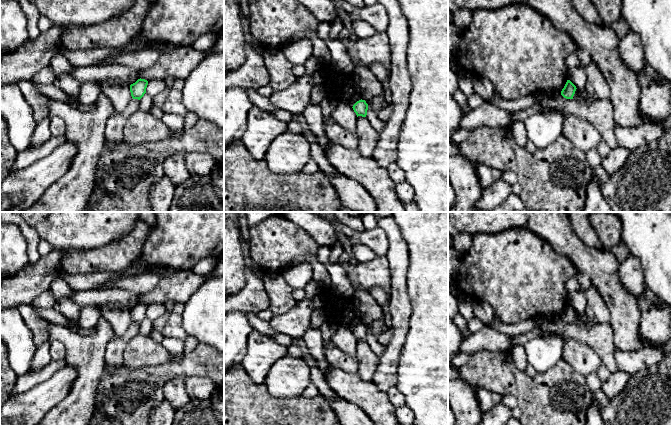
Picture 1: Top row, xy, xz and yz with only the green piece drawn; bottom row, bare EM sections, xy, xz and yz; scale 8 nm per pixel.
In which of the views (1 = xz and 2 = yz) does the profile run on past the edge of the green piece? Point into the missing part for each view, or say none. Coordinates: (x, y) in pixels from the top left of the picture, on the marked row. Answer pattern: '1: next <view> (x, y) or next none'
1: next none
2: next none

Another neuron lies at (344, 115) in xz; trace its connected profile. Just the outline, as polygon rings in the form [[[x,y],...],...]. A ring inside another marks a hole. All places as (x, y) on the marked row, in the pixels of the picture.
[[[339,103],[330,118],[345,129],[355,131],[357,128],[357,115],[351,106]]]

